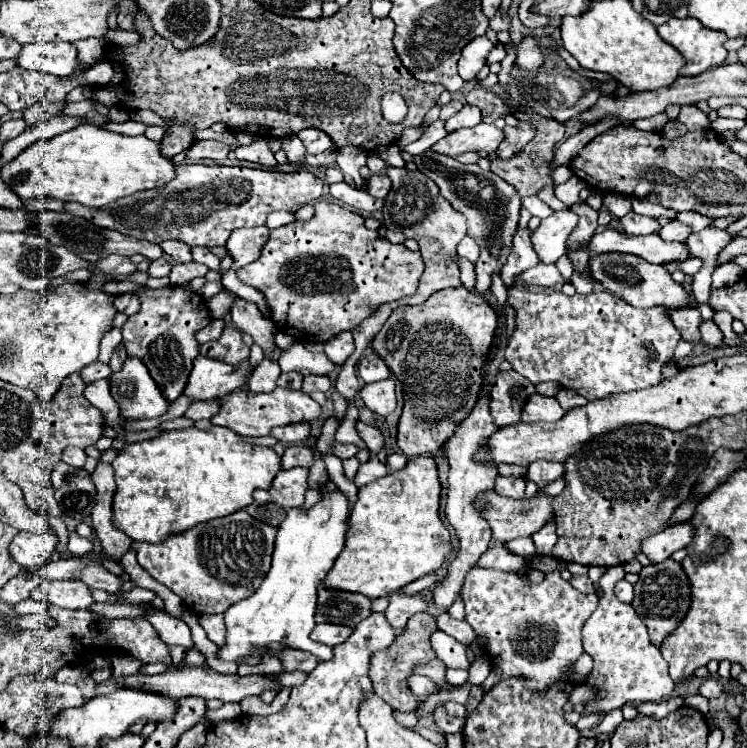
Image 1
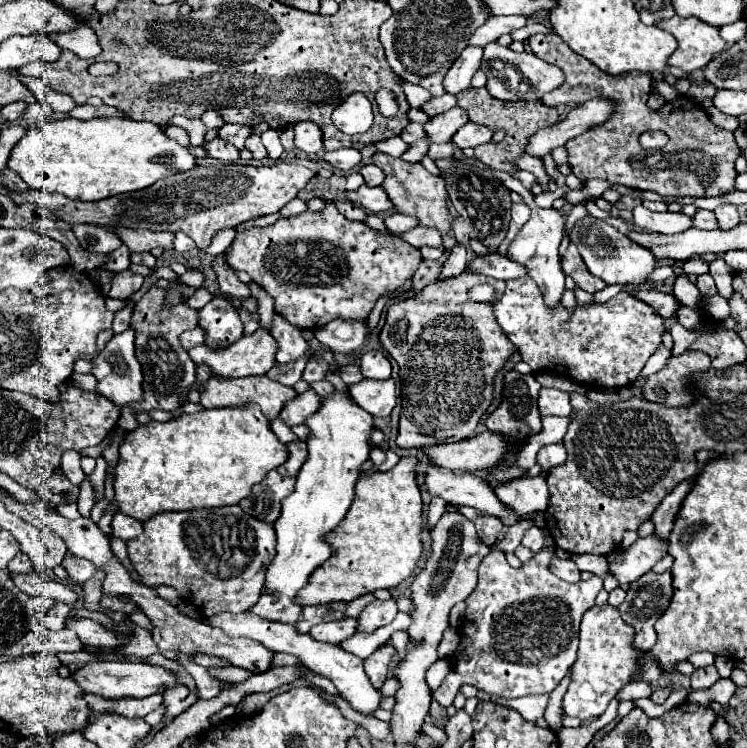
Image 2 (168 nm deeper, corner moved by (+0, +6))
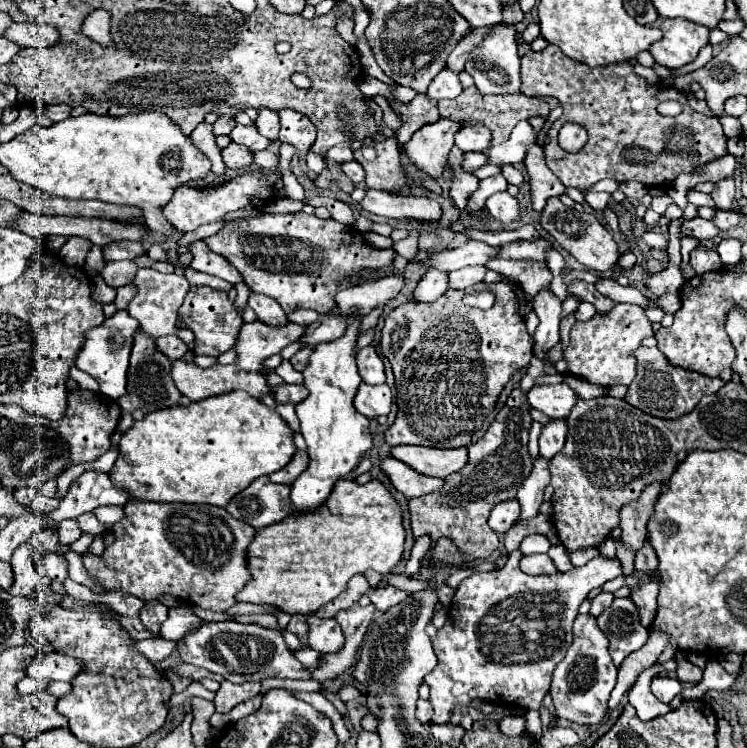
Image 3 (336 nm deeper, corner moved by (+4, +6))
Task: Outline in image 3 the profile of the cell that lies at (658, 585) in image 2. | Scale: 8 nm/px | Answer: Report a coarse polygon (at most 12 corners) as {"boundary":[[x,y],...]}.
{"boundary":[[629,597],[597,617],[619,667],[649,637]]}

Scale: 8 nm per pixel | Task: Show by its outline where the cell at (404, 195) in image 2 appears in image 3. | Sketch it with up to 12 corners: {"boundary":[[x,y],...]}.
{"boundary":[[395,137],[353,157],[369,189],[401,193],[405,175]]}

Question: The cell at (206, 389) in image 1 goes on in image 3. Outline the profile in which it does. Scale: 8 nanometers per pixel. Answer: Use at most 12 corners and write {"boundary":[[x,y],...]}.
{"boundary":[[245,323],[237,365],[263,371],[263,359],[295,343],[307,325]]}

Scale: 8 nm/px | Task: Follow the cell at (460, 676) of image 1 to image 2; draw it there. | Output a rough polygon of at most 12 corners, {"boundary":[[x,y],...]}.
{"boundary":[[451,659],[439,661],[427,671],[427,685],[435,689],[453,669]]}

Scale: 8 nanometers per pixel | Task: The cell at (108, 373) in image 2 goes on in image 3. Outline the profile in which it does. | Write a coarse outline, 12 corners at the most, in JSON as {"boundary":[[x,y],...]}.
{"boundary":[[115,311],[85,341],[75,365],[113,401],[125,393],[137,321]]}

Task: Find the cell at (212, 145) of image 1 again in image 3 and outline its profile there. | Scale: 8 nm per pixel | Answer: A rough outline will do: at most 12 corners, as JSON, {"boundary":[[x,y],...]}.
{"boundary":[[231,143],[221,151],[225,165],[245,171],[253,165],[253,153]]}

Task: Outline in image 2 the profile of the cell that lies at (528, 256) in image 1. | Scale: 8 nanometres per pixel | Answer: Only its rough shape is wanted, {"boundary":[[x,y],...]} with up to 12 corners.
{"boundary":[[527,205],[511,207],[511,225],[505,241],[499,245],[501,255],[507,253],[519,229],[531,217]]}

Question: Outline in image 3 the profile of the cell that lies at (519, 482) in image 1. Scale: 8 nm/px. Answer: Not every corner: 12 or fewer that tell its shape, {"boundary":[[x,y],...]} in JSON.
{"boundary":[[505,501],[495,505],[489,527],[505,533],[519,519],[519,503]]}

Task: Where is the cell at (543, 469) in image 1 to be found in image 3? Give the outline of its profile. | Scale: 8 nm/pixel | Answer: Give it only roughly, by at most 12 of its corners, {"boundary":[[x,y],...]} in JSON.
{"boundary":[[551,419],[539,435],[539,455],[555,457],[567,437],[567,421]]}

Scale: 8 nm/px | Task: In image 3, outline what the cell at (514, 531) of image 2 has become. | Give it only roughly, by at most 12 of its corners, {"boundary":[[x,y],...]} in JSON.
{"boundary":[[547,459],[533,461],[517,491],[521,519],[539,515],[549,485]]}

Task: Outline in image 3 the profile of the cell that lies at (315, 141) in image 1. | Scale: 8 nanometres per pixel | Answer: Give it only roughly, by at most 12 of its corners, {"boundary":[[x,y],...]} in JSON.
{"boundary":[[291,109],[277,111],[279,141],[307,153],[315,125]]}

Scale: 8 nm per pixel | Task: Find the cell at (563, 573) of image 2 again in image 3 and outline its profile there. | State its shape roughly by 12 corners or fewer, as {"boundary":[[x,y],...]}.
{"boundary":[[523,555],[519,567],[527,575],[557,571],[549,555]]}

